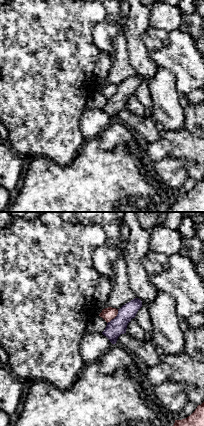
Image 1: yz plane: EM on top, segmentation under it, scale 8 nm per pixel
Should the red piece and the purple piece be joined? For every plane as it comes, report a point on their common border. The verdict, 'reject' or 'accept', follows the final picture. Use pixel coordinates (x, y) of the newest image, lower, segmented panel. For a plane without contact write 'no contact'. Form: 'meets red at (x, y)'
meets red at (114, 317)

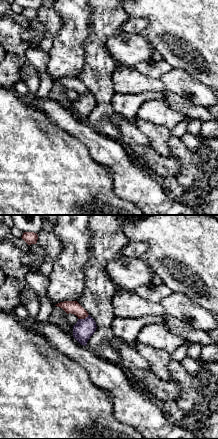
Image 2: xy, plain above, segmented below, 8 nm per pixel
meets red at (83, 318)

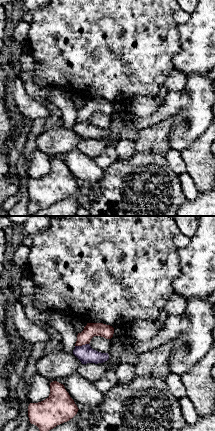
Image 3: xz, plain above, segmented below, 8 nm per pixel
meets red at (81, 345)

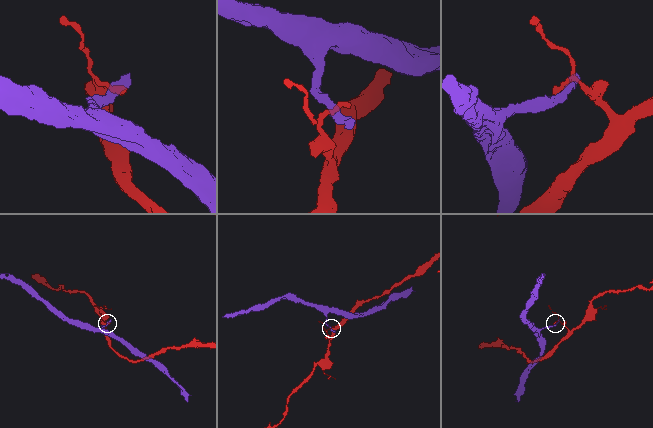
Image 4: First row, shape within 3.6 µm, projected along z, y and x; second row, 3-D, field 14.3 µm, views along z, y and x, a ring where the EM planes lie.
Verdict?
reject

